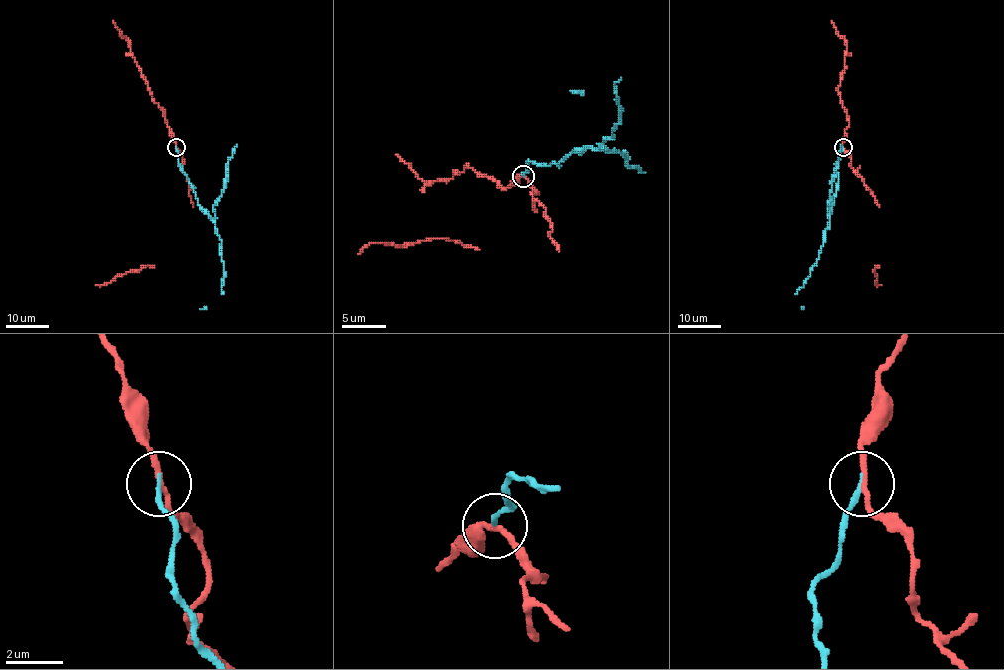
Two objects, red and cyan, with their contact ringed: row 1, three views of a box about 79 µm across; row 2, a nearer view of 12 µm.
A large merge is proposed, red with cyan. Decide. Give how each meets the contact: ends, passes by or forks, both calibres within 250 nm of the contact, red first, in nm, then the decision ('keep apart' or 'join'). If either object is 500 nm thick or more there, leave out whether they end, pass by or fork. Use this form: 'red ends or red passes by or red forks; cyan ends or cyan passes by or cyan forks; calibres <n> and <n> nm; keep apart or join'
red passes by; cyan ends; calibres 190 and 180 nm; keep apart

